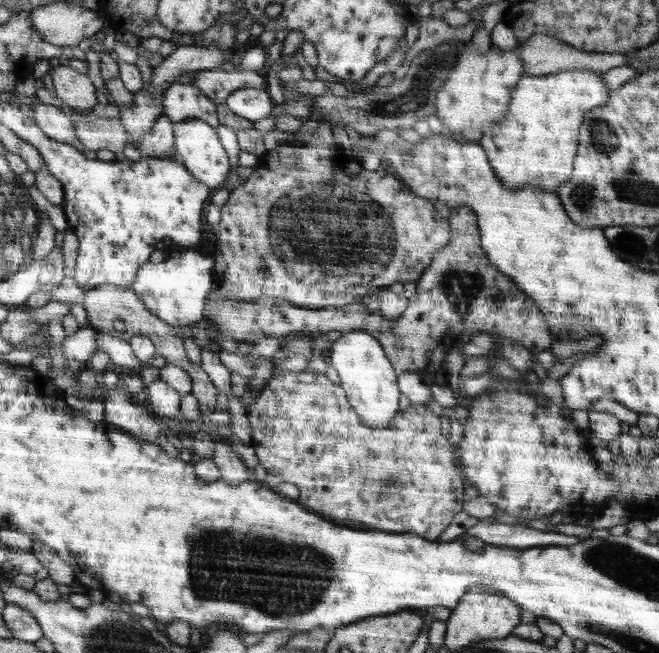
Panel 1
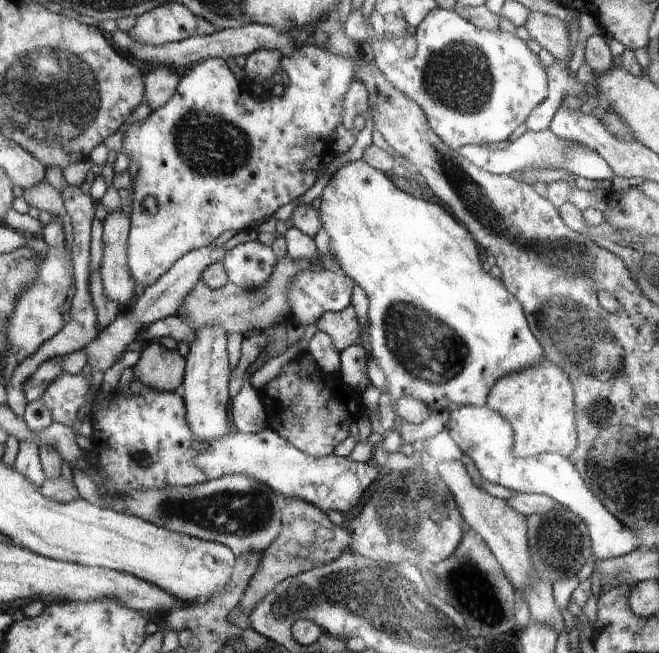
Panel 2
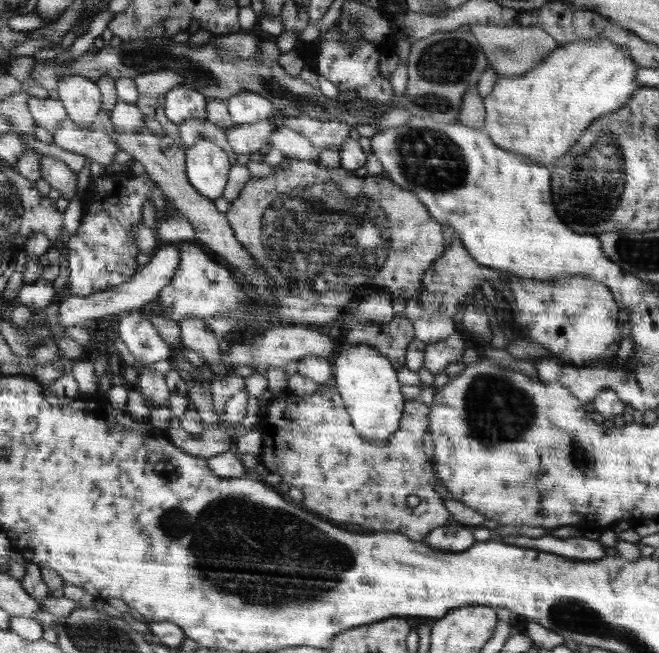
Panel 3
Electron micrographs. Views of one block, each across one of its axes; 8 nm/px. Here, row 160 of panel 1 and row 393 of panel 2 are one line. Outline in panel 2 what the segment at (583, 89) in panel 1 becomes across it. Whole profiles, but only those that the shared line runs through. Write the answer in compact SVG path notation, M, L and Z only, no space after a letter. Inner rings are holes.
M546 358L534 368L500 378L491 390L485 407L498 412L511 422L514 430L515 453L527 458L541 453L557 453L562 457L572 455L576 448L574 430L574 396L568 376Z

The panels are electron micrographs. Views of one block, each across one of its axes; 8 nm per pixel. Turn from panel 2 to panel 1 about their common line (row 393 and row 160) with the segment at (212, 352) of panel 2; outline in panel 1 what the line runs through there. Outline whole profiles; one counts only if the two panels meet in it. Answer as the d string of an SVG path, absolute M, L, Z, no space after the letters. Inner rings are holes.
M203 119L182 120L173 123L173 133L174 150L177 152L177 157L183 166L187 167L187 170L191 172L192 176L213 190L218 186L222 187L226 176L228 176L228 170L232 166L228 162L228 155L220 142L215 127Z

